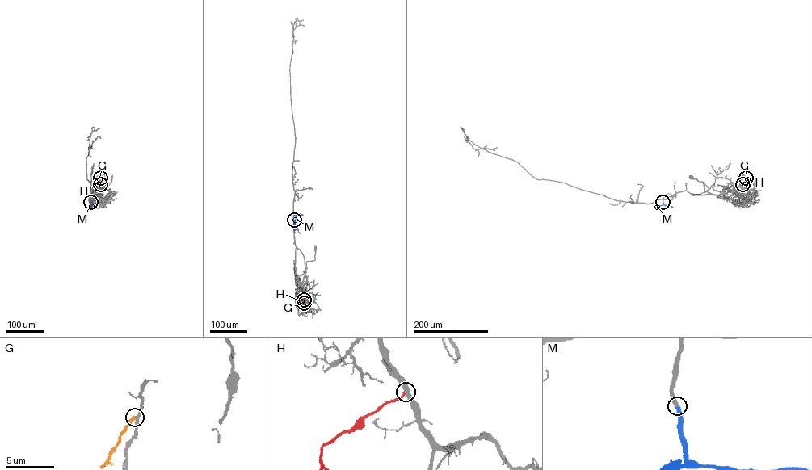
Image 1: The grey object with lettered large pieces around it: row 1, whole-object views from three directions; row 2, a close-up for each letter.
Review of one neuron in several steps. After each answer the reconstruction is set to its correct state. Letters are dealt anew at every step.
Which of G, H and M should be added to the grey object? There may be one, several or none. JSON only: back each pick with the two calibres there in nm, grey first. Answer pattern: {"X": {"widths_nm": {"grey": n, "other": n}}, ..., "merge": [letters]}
{"M": {"widths_nm": {"grey": 360, "other": 360}}, "merge": ["M"]}

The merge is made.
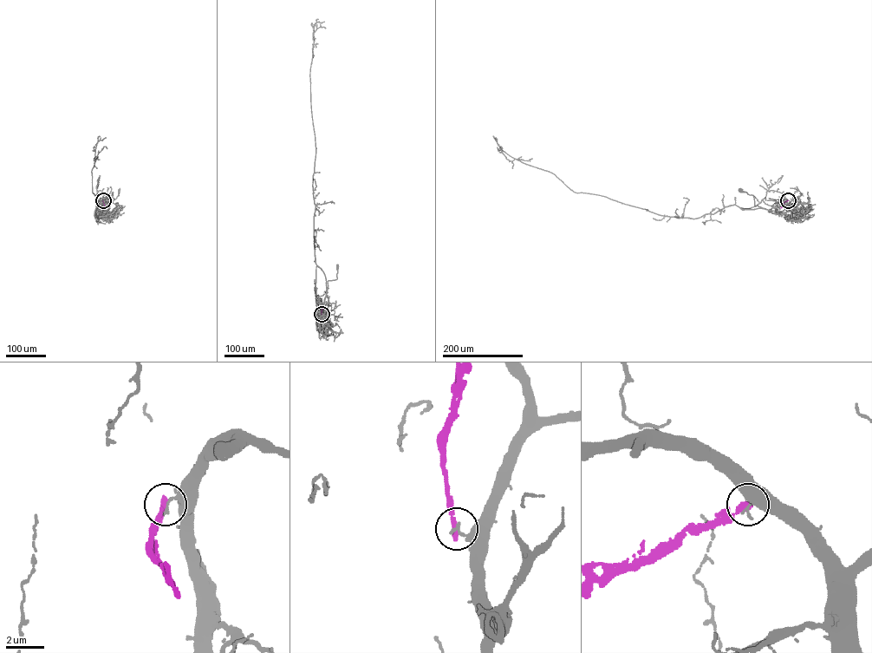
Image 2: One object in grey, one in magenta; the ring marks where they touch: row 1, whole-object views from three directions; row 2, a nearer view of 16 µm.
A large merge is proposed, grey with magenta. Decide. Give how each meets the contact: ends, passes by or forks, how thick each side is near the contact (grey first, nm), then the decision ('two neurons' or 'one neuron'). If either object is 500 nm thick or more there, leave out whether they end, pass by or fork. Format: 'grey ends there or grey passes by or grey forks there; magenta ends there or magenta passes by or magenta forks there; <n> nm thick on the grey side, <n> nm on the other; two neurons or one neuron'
grey ends there; magenta ends there; 200 nm thick on the grey side, 360 nm on the other; two neurons

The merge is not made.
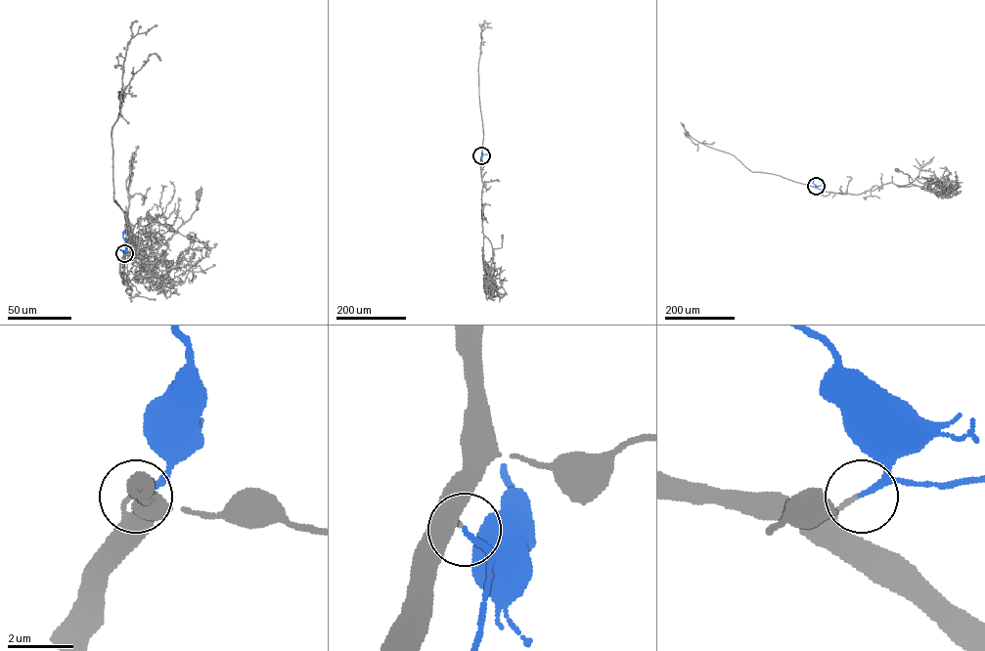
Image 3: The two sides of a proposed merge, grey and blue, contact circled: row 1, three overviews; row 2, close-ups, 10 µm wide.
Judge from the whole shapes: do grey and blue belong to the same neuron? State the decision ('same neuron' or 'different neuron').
same neuron

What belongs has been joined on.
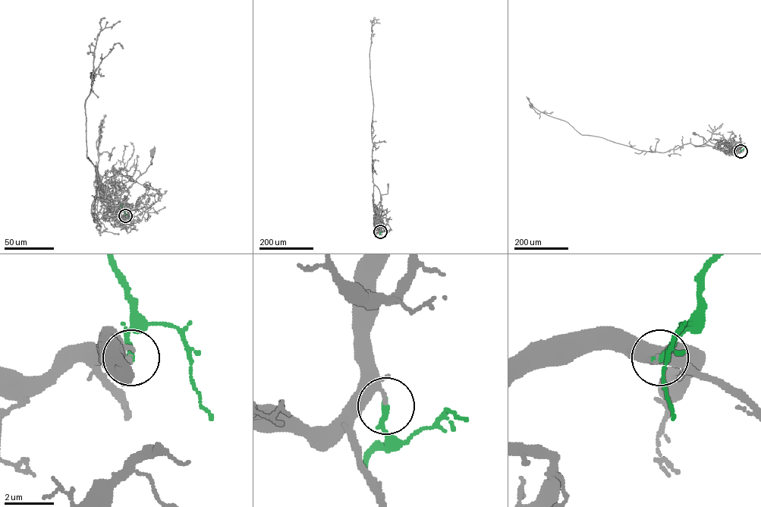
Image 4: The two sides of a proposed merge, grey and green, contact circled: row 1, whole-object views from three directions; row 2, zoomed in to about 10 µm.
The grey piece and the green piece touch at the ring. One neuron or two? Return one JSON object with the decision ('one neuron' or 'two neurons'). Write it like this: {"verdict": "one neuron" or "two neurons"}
{"verdict": "one neuron"}

